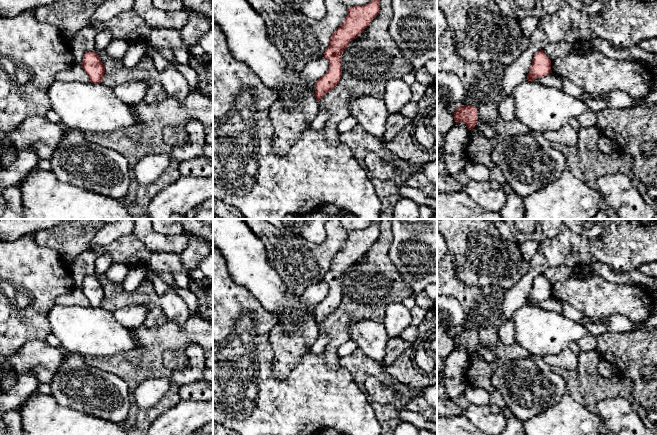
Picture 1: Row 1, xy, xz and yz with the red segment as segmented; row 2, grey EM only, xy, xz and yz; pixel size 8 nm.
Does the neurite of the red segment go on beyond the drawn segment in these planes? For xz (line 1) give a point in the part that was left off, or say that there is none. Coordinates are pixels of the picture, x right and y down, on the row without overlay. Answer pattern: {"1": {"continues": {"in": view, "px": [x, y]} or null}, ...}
{"1": {"continues": null}}

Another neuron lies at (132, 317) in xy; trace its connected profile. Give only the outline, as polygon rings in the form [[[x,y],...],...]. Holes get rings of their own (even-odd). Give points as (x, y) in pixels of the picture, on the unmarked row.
[[[145,305],[126,306],[112,313],[115,319],[124,327],[135,330],[143,325],[148,307]]]

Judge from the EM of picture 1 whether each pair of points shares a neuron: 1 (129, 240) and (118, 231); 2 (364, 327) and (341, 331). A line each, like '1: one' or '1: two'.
1: two
2: two

